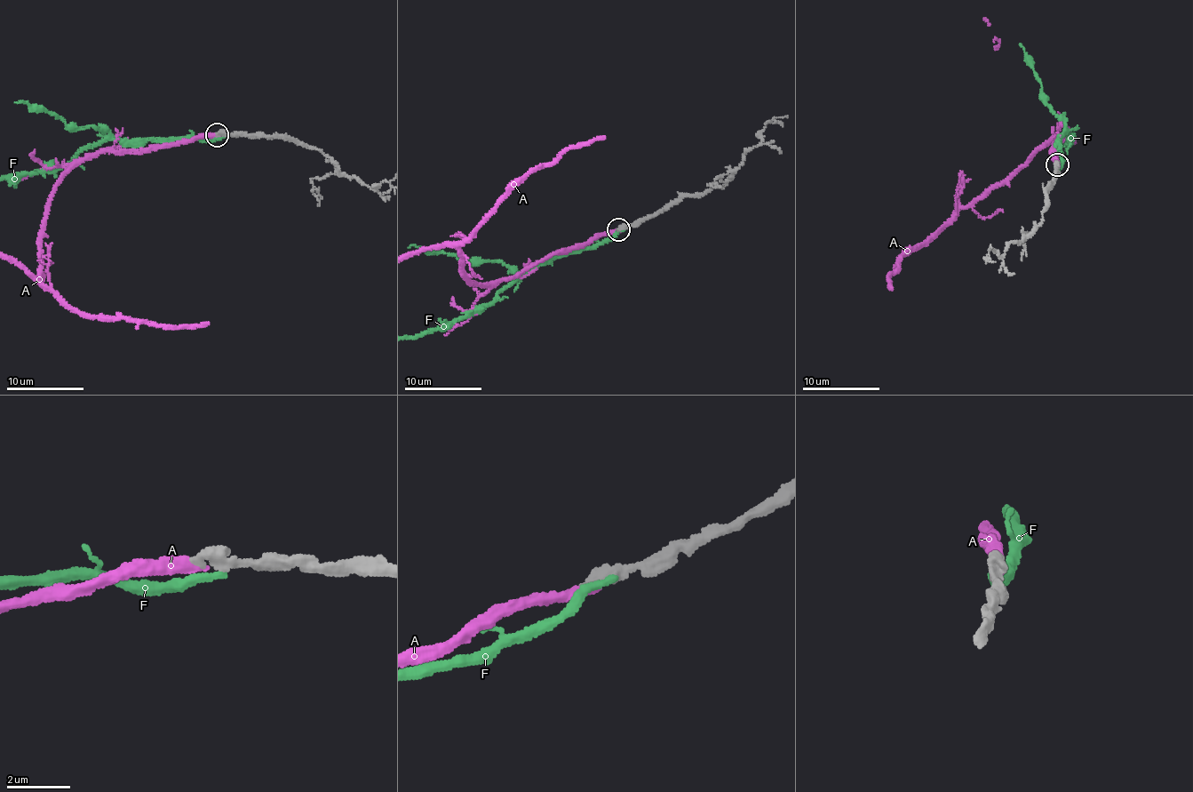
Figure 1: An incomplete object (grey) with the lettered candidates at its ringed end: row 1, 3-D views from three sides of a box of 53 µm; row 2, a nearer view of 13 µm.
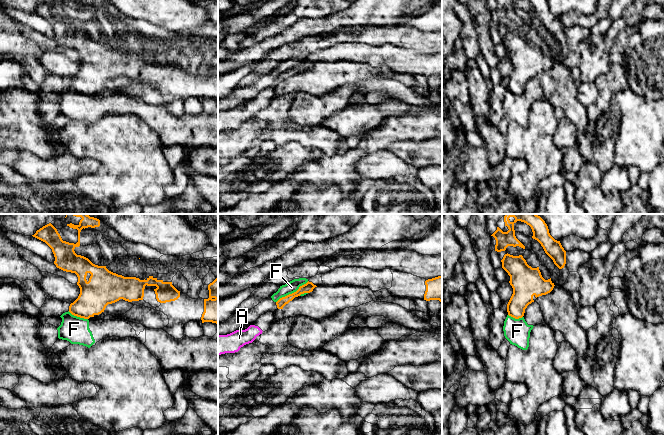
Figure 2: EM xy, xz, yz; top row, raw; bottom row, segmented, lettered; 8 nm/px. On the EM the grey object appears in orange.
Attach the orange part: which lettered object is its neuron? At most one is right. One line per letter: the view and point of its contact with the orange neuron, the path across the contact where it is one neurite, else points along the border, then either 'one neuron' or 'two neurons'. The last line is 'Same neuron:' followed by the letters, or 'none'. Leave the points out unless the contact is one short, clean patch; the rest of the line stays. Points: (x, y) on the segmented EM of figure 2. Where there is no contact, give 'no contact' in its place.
A: no contact; one neuron
F: meets orange in xz at (292, 293); border along xz (308, 281), (295, 291), (282, 296), (276, 302); two neurons
Same neuron: A

